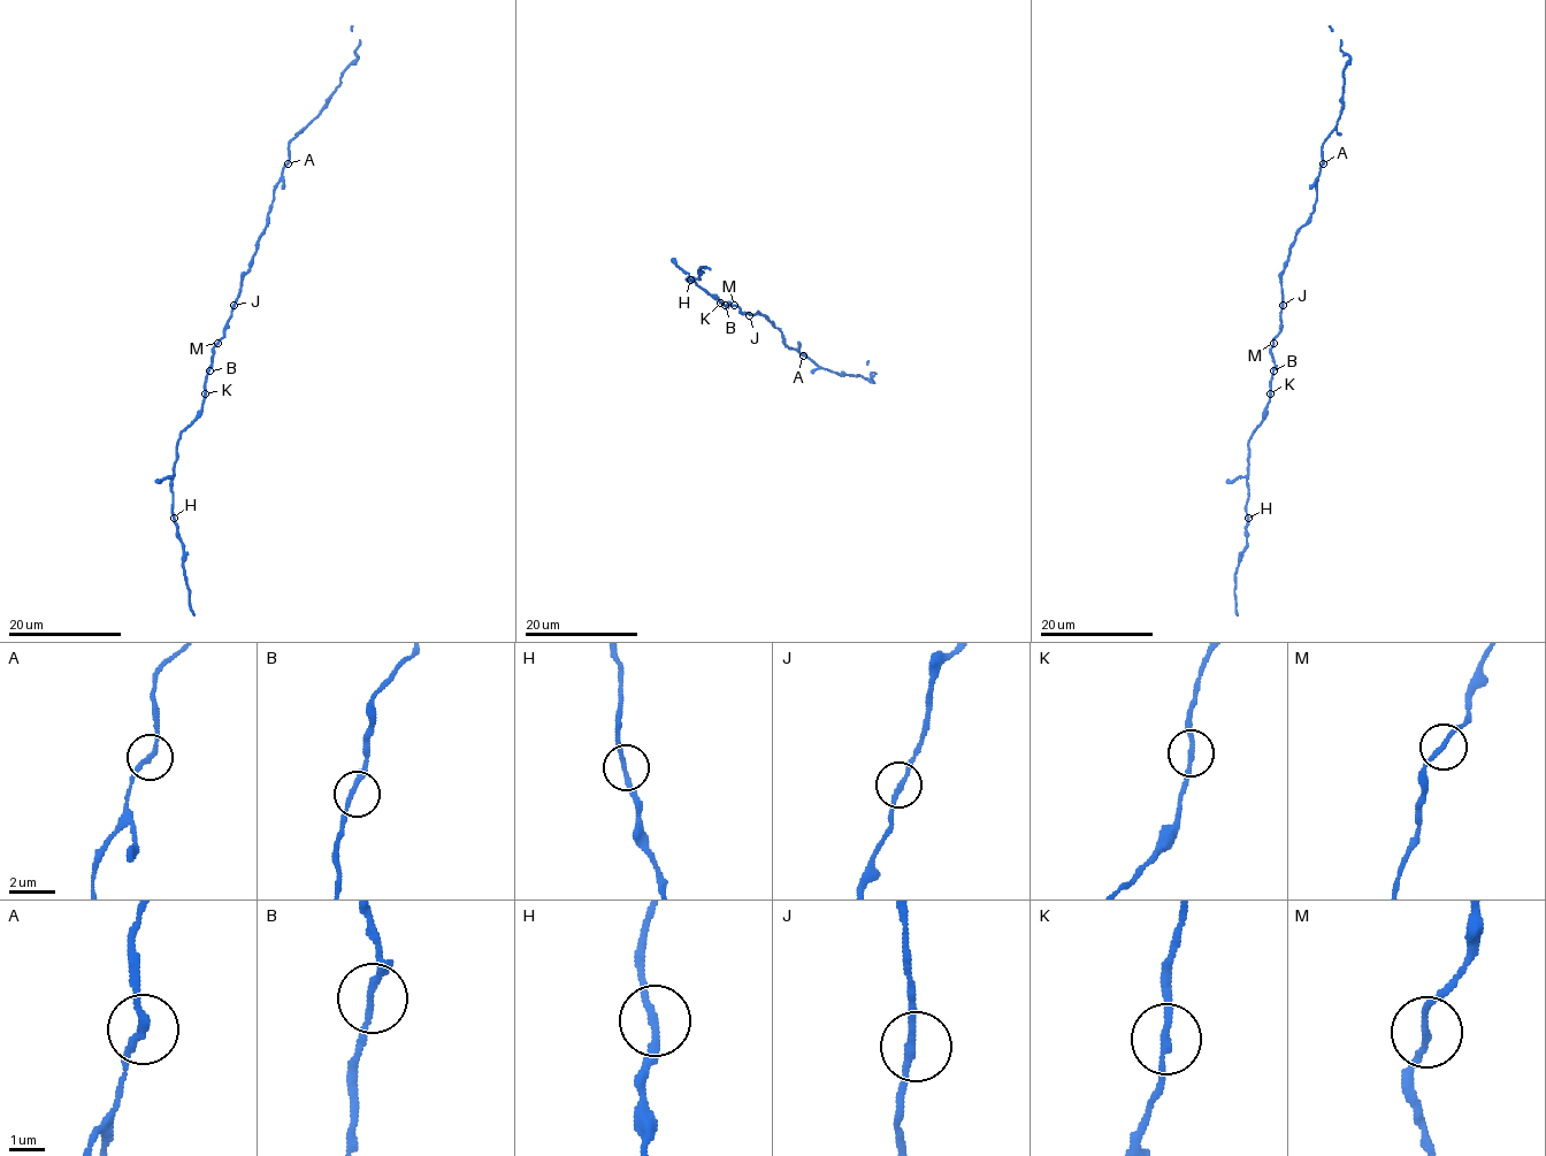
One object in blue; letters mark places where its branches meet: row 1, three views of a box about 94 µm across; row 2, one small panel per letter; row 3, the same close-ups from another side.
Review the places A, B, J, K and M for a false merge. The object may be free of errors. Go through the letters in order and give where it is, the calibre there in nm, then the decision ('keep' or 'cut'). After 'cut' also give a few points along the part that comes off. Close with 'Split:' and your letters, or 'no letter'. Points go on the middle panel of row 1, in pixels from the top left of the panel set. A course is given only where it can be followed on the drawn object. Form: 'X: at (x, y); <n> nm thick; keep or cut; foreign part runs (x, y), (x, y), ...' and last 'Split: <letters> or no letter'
A: at (803, 356); 200 nm thick; keep
B: at (725, 305); 190 nm thick; keep
J: at (749, 315); 200 nm thick; keep
K: at (720, 303); 190 nm thick; keep
M: at (734, 305); 180 nm thick; keep
Split: no letter

